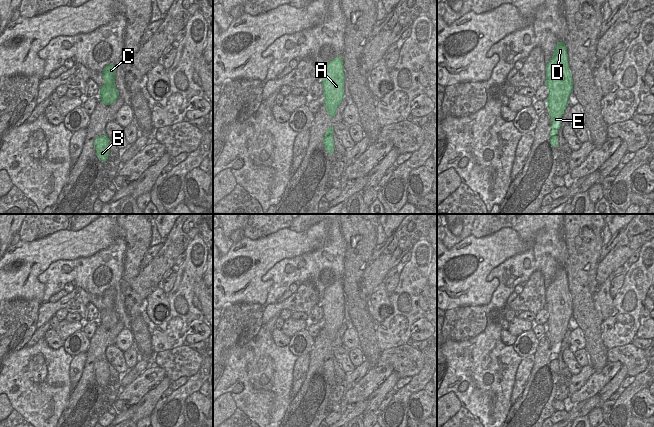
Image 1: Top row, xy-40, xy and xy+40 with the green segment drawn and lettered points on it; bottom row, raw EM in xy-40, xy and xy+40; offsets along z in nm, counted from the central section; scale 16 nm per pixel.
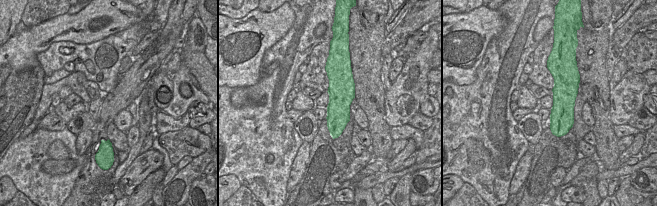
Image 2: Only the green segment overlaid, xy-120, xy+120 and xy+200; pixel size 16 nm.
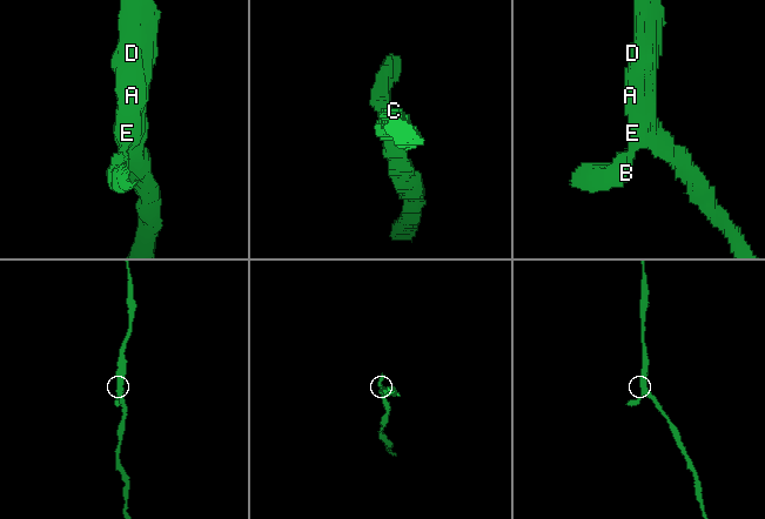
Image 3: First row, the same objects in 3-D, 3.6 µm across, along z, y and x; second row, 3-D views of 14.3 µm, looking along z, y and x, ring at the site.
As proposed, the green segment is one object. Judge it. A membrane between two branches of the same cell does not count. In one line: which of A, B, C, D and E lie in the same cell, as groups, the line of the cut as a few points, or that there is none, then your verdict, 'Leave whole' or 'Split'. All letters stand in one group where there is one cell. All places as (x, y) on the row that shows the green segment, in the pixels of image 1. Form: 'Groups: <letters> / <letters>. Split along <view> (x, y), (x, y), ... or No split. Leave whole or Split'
Groups: A B C D E. No split. Leave whole

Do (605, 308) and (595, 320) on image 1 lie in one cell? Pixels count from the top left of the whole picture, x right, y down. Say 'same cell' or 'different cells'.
different cells

